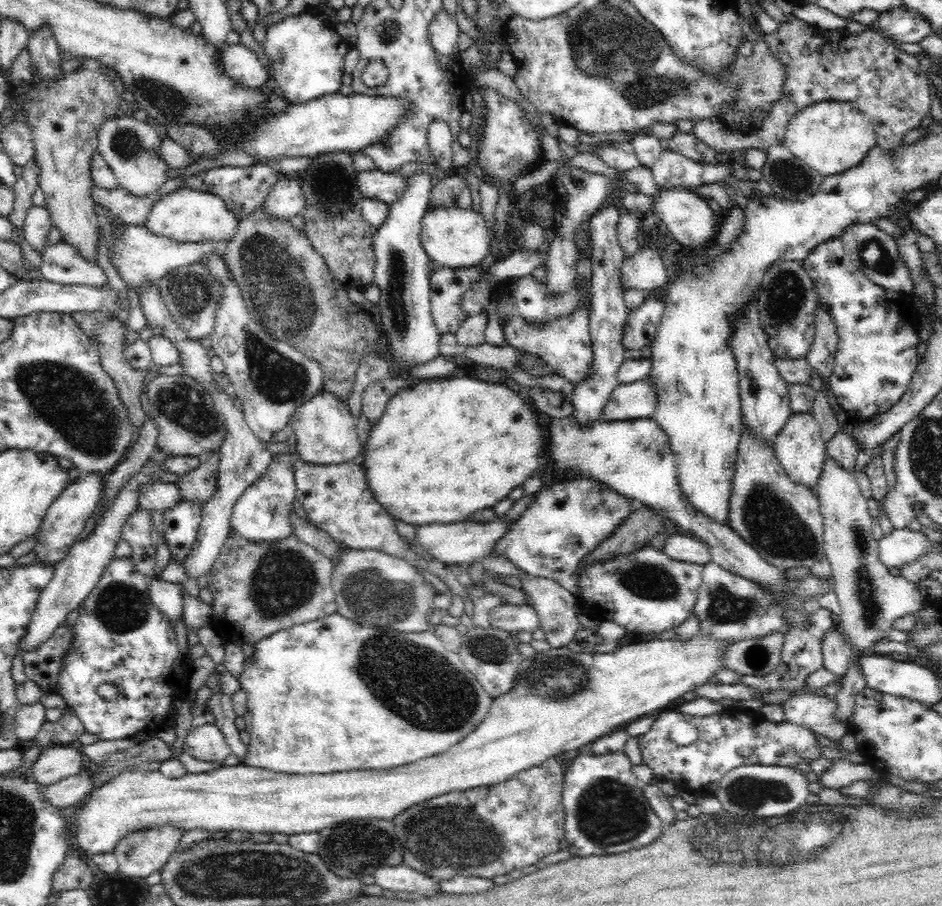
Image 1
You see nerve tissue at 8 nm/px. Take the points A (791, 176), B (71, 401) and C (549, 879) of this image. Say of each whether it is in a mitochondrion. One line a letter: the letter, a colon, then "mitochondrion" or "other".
A: mitochondrion
B: mitochondrion
C: other

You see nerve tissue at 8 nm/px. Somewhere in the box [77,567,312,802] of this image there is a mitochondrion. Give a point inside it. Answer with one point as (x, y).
(121, 607)

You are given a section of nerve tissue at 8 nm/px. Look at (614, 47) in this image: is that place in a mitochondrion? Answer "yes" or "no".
yes

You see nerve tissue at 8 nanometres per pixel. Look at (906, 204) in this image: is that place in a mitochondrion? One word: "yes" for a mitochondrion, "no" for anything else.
no

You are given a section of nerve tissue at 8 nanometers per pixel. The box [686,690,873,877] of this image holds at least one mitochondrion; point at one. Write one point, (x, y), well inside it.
(750, 794)

